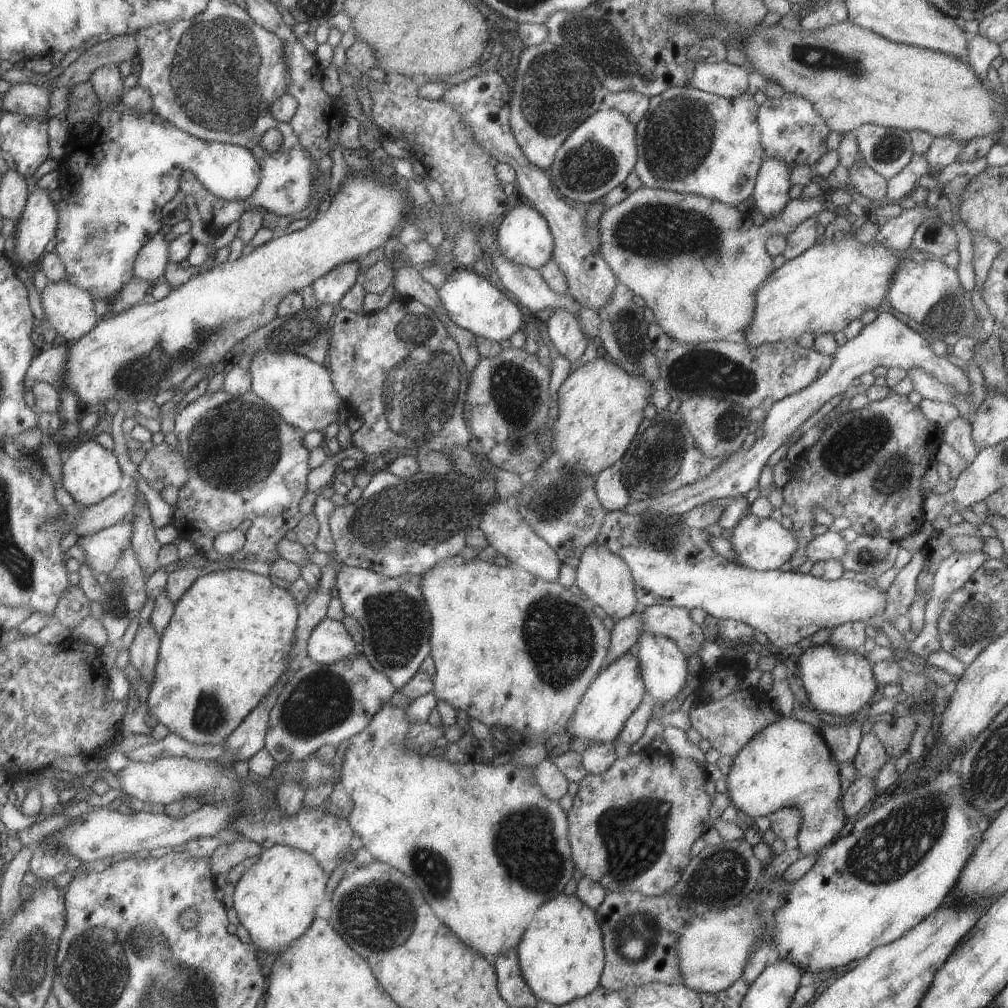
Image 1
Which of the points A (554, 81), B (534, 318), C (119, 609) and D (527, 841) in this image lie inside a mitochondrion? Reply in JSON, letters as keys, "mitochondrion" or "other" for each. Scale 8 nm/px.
{"A":"mitochondrion","B":"other","C":"other","D":"mitochondrion"}

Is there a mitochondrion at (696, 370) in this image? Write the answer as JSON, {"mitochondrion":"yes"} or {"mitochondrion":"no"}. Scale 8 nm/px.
{"mitochondrion":"yes"}

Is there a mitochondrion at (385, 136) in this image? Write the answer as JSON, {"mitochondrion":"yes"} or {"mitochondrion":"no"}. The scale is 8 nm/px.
{"mitochondrion":"no"}

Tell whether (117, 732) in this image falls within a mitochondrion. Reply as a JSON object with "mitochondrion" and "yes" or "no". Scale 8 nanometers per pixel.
{"mitochondrion":"no"}

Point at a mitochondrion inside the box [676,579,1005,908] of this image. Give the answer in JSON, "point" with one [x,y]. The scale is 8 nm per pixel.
{"point":[890,848]}

